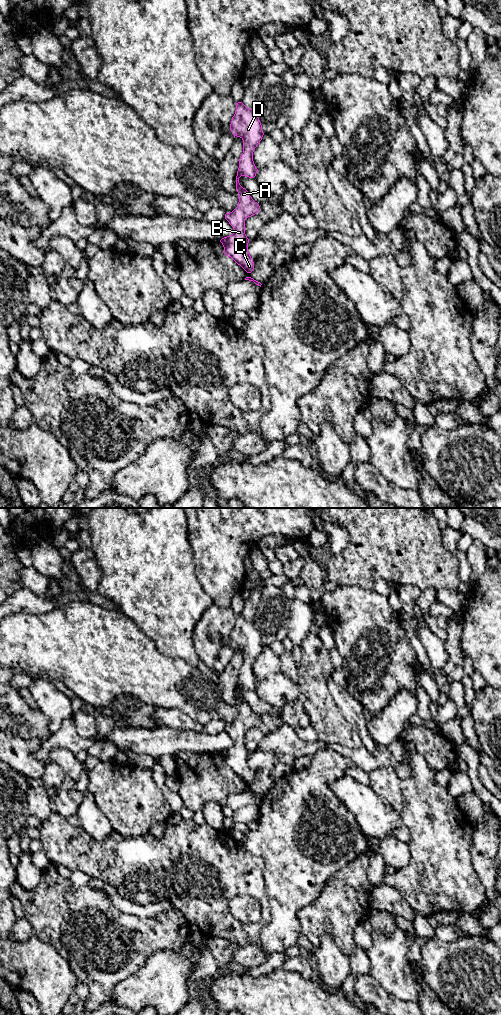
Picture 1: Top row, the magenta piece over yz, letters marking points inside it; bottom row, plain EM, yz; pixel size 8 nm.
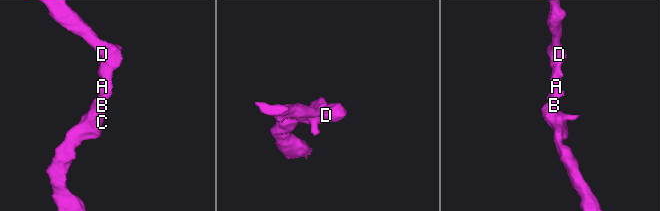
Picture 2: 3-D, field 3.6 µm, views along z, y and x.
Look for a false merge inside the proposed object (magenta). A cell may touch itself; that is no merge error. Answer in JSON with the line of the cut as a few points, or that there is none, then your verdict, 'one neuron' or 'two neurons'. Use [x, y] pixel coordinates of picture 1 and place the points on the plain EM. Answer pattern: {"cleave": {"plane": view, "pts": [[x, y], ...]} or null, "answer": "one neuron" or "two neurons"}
{"cleave": null, "answer": "one neuron"}

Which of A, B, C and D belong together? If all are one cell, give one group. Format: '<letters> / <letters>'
A B C D

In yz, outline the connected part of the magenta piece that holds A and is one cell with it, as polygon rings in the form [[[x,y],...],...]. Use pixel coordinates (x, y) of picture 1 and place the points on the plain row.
[[[242,614],[236,615],[236,622],[234,628],[232,629],[230,642],[233,645],[234,650],[237,648],[243,652],[243,665],[241,666],[239,671],[239,680],[236,688],[236,703],[239,706],[239,714],[238,718],[232,724],[225,726],[225,731],[233,739],[234,745],[230,748],[222,750],[220,754],[224,759],[223,765],[226,768],[231,769],[247,785],[251,785],[254,781],[254,774],[248,764],[249,751],[245,746],[245,732],[248,729],[251,729],[258,725],[260,718],[252,711],[248,703],[240,697],[239,690],[241,688],[254,690],[256,688],[258,681],[256,680],[253,673],[253,664],[262,652],[264,645],[262,642],[261,634],[259,630],[255,627],[253,621],[247,620]]]

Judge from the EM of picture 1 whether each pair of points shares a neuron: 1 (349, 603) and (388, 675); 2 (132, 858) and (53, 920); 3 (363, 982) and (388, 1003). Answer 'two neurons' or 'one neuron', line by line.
1: one neuron
2: two neurons
3: one neuron

